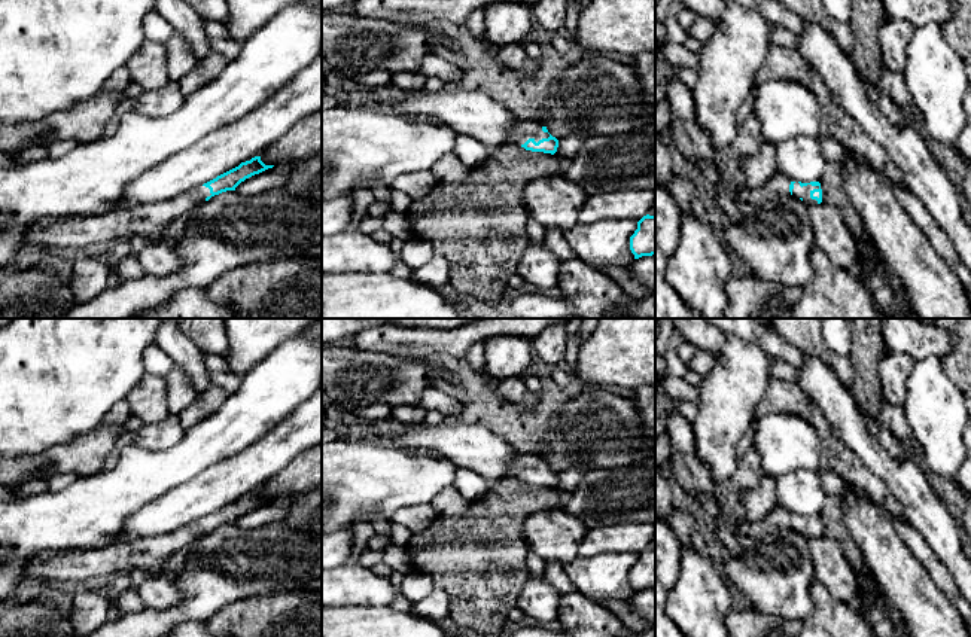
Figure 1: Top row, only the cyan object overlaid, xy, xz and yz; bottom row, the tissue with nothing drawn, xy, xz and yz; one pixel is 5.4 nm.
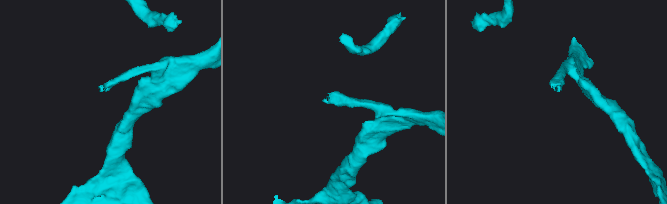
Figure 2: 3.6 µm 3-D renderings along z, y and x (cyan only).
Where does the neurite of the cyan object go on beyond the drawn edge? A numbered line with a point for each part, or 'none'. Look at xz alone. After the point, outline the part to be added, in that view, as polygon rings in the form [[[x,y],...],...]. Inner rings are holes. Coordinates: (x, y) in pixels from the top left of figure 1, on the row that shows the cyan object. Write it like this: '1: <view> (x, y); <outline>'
1: xz (530, 128); [[[536,119],[518,121],[514,127],[511,137],[508,138],[508,143],[521,146],[529,138],[533,138],[536,143],[542,138],[548,138],[550,134],[544,132],[542,127],[544,125]]]

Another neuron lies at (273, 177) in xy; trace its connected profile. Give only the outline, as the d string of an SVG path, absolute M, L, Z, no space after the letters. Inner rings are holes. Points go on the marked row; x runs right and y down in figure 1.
M273 167L241 182L235 188L235 192L240 195L258 195L270 189L281 188L284 182L286 176L280 171L280 167Z

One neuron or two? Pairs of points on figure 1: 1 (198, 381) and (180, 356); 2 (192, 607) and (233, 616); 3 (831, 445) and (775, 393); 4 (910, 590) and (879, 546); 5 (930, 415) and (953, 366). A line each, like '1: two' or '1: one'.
1: one
2: two
3: one
4: one
5: two

